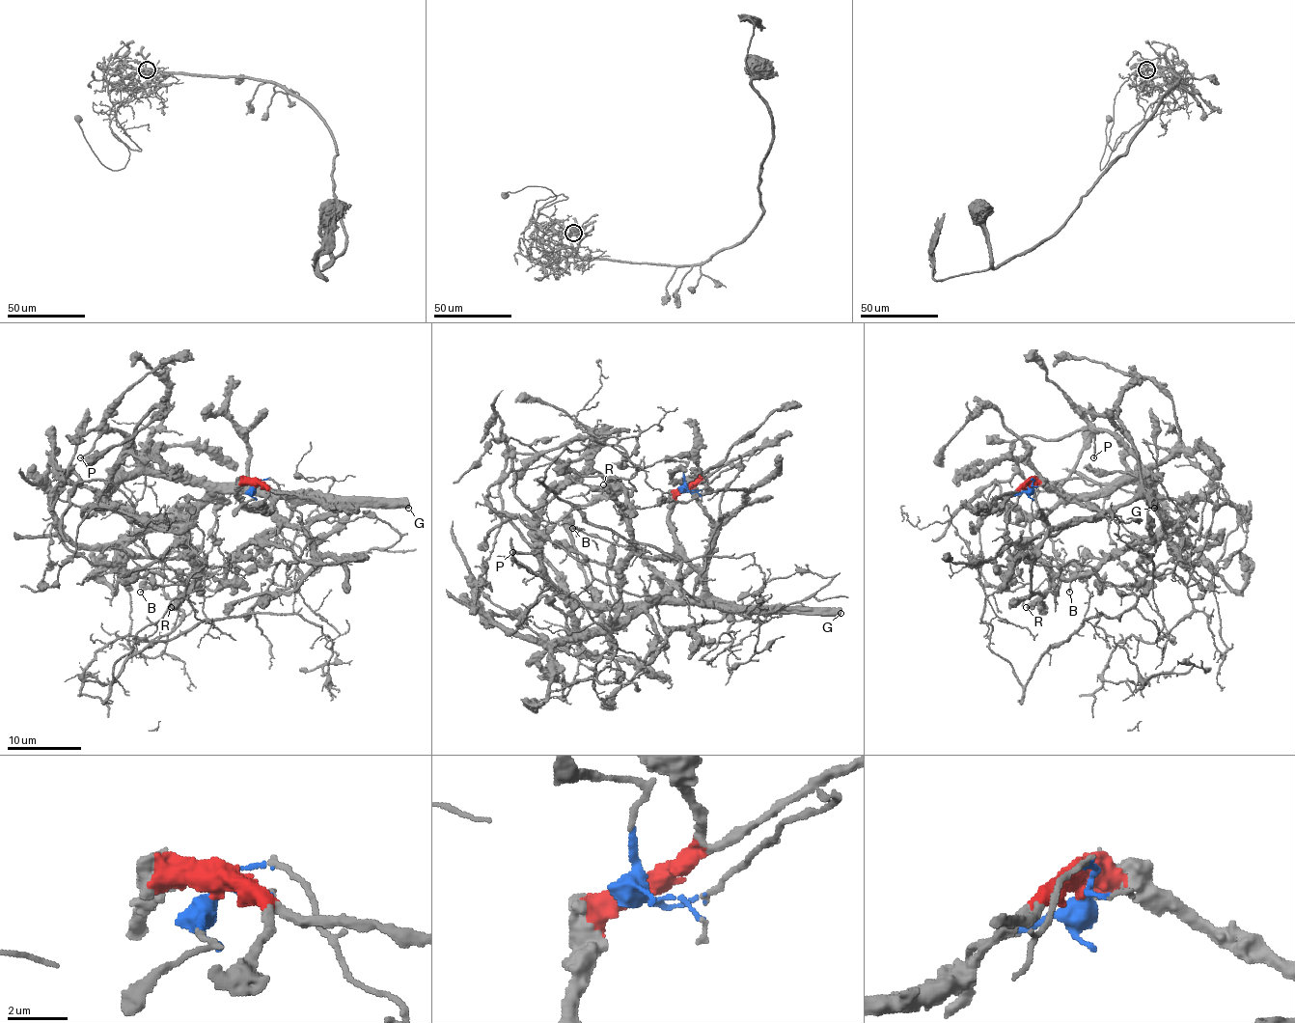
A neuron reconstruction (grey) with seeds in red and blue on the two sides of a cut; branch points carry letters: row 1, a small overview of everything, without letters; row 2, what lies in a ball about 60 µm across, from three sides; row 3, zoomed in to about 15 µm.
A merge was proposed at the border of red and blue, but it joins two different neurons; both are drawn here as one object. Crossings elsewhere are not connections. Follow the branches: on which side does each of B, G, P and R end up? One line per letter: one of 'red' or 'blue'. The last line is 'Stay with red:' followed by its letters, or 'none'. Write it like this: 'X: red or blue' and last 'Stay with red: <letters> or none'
B: blue
G: red
P: red
R: red
Stay with red: G, P, R

